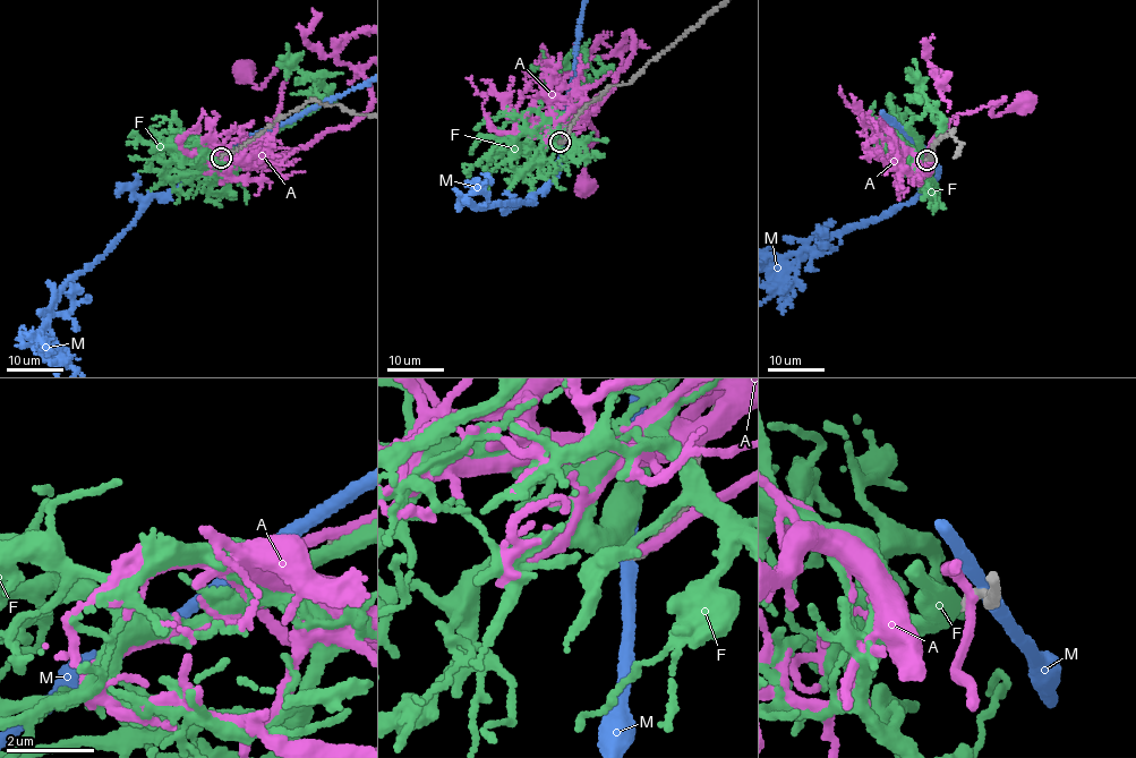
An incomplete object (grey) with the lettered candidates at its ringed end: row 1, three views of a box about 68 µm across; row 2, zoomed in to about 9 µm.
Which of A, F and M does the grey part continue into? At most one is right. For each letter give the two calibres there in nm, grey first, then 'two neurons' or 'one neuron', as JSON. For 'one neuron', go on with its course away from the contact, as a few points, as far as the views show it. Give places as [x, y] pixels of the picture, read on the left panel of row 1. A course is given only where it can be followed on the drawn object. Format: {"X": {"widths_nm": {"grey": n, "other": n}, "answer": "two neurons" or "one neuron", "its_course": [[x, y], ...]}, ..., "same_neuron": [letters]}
{"A": {"widths_nm": {"grey": 280, "other": 240}, "answer": "two neurons"}, "F": {"widths_nm": {"grey": 240, "other": 480}, "answer": "one neuron"}, "M": {"widths_nm": {"grey": 300, "other": 280}, "answer": "two neurons"}, "same_neuron": ["F"]}

